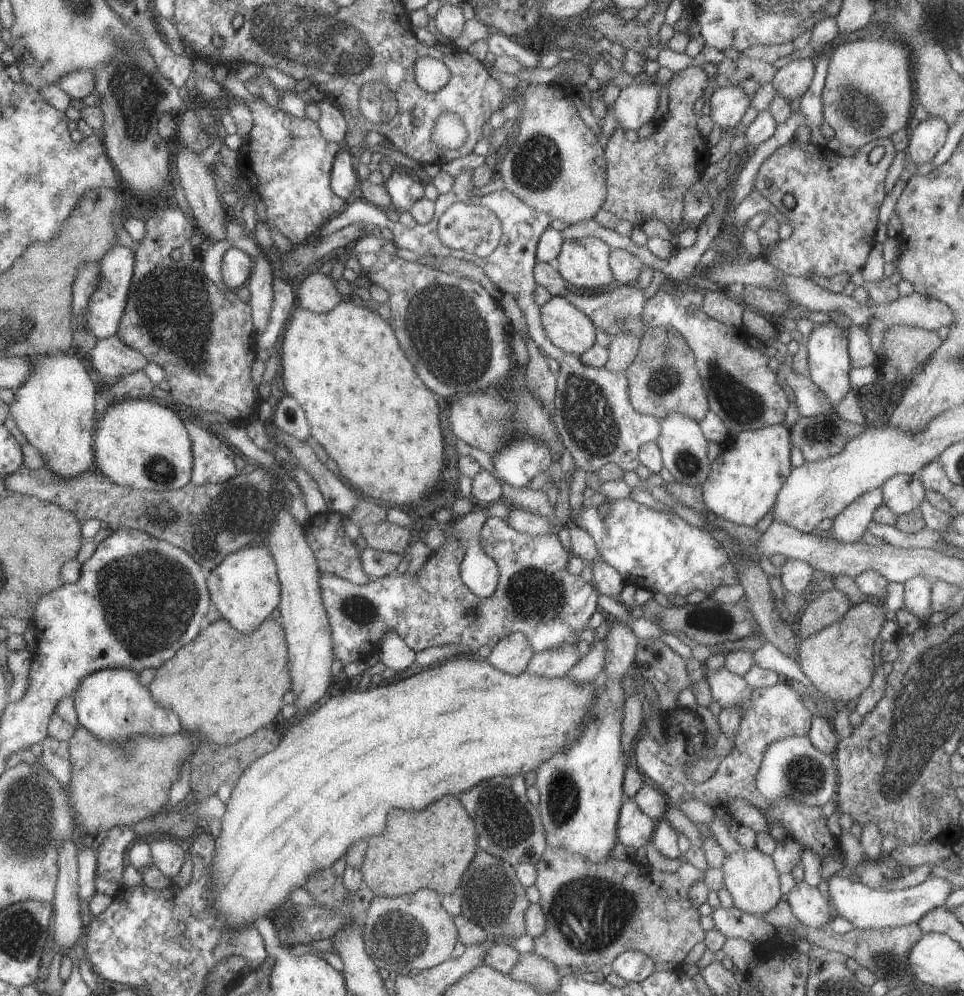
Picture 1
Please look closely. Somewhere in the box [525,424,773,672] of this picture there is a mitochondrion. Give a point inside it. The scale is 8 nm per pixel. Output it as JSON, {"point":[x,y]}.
{"point":[686,461]}

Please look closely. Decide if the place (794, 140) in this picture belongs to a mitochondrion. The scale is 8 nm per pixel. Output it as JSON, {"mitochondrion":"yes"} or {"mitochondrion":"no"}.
{"mitochondrion":"no"}

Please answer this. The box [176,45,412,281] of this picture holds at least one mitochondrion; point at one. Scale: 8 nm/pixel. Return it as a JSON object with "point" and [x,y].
{"point":[285,149]}

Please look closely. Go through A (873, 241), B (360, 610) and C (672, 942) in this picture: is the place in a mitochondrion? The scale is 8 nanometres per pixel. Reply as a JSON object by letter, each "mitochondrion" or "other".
{"A":"other","B":"mitochondrion","C":"other"}

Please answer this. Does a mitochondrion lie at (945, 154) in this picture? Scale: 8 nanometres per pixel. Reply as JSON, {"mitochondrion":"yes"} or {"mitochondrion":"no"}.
{"mitochondrion":"no"}

